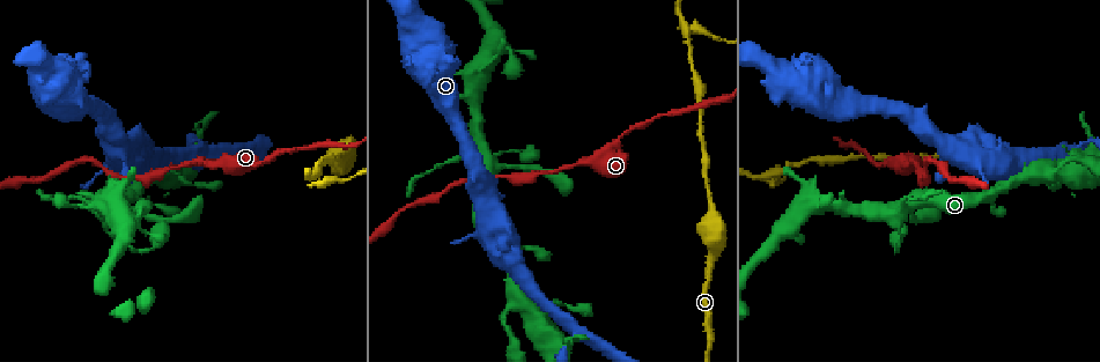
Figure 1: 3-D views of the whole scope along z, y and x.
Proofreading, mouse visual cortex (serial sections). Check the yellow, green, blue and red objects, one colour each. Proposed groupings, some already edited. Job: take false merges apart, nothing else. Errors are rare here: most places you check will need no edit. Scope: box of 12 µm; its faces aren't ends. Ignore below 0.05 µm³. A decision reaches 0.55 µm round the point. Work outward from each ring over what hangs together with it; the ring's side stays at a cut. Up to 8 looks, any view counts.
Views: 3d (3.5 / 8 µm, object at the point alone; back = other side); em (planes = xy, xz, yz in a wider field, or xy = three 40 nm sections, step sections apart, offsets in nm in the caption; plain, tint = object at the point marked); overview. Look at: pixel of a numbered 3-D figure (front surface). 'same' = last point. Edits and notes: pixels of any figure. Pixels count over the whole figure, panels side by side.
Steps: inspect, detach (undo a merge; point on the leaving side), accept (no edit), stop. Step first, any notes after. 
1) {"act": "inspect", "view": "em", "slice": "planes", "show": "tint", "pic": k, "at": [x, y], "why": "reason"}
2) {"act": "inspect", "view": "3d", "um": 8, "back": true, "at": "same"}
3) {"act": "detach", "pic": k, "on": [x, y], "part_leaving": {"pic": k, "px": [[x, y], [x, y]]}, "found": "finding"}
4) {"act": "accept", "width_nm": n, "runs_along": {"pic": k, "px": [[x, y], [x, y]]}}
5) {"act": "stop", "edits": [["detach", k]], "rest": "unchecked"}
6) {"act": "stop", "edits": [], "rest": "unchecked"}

{"act": "inspect", "view": "3d", "um": 3.5, "pic": 1, "at": [346, 163], "why": "sharp bend"}

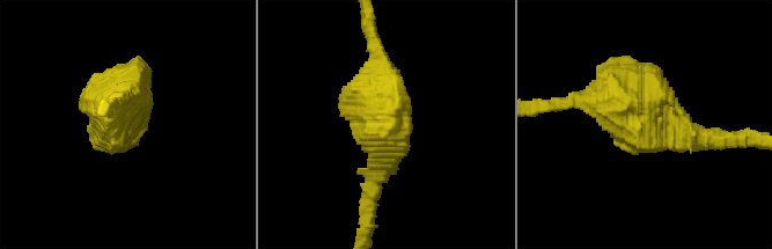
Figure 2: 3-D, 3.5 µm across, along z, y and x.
{"act": "inspect", "view": "em", "slice": "xy", "step": 1, "show": "tint", "pic": 2, "at": [124, 122], "why": "shape alone is not enough"}

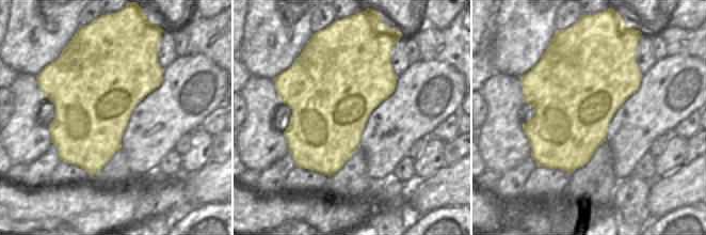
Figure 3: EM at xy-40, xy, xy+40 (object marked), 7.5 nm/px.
{"act": "accept", "runs_along": {"pic": 2, "px": [[372, 190], [394, 146], [354, 116]]}, "found": "one cell here"}

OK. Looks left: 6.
{"act": "inspect", "view": "3d", "um": 3.5, "pic": 1, "at": [522, 246], "why": "thin neck"}

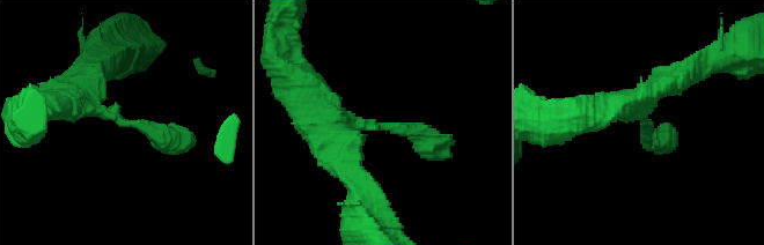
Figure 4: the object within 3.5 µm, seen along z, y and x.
{"act": "inspect", "view": "em", "slice": "xy", "step": 2, "show": "tint", "pic": 4, "at": [129, 124], "why": "shape alone is not enough"}

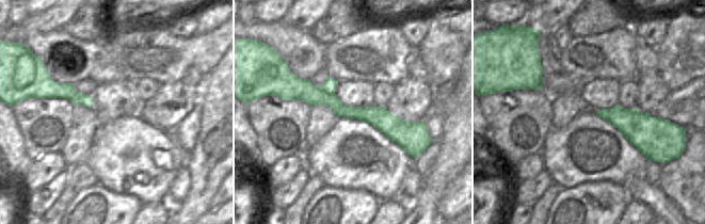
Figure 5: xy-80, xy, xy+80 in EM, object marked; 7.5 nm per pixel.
{"act": "accept", "runs_along": {"pic": 5, "px": [[285, 95], [422, 127]]}, "found": "all the same cell"}

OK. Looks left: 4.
{"act": "inspect", "view": "3d", "um": 8, "pic": 1, "at": [898, 219], "why": "abrupt turn"}

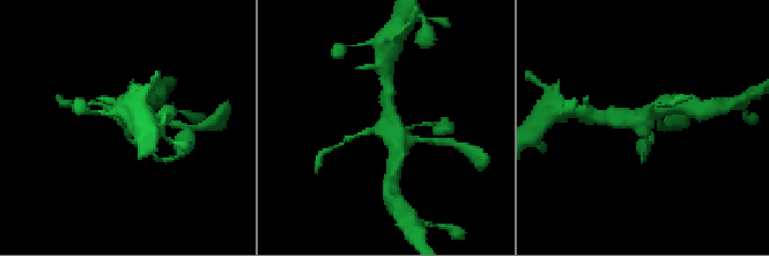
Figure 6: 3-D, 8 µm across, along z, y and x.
{"act": "inspect", "view": "em", "slice": "xy", "step": 2, "show": "tint", "pic": 6, "at": [644, 129], "arms": 4, "arm_widths_nm": [150, 250, 450, 500], "why": "now the EM"}

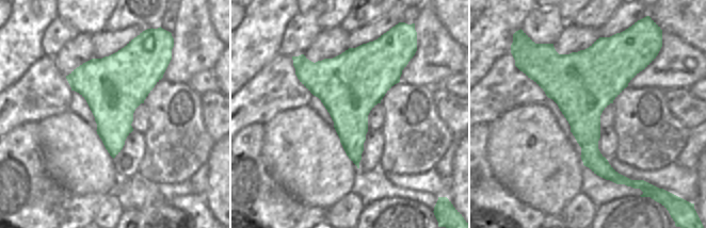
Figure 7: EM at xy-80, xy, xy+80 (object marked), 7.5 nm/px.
{"act": "accept", "runs_along": {"pic": 6, "px": [[662, 108], [642, 121], [647, 151]]}, "found": "one cell here"}

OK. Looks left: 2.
{"act": "stop", "edits": [], "rest": "unchecked"}

